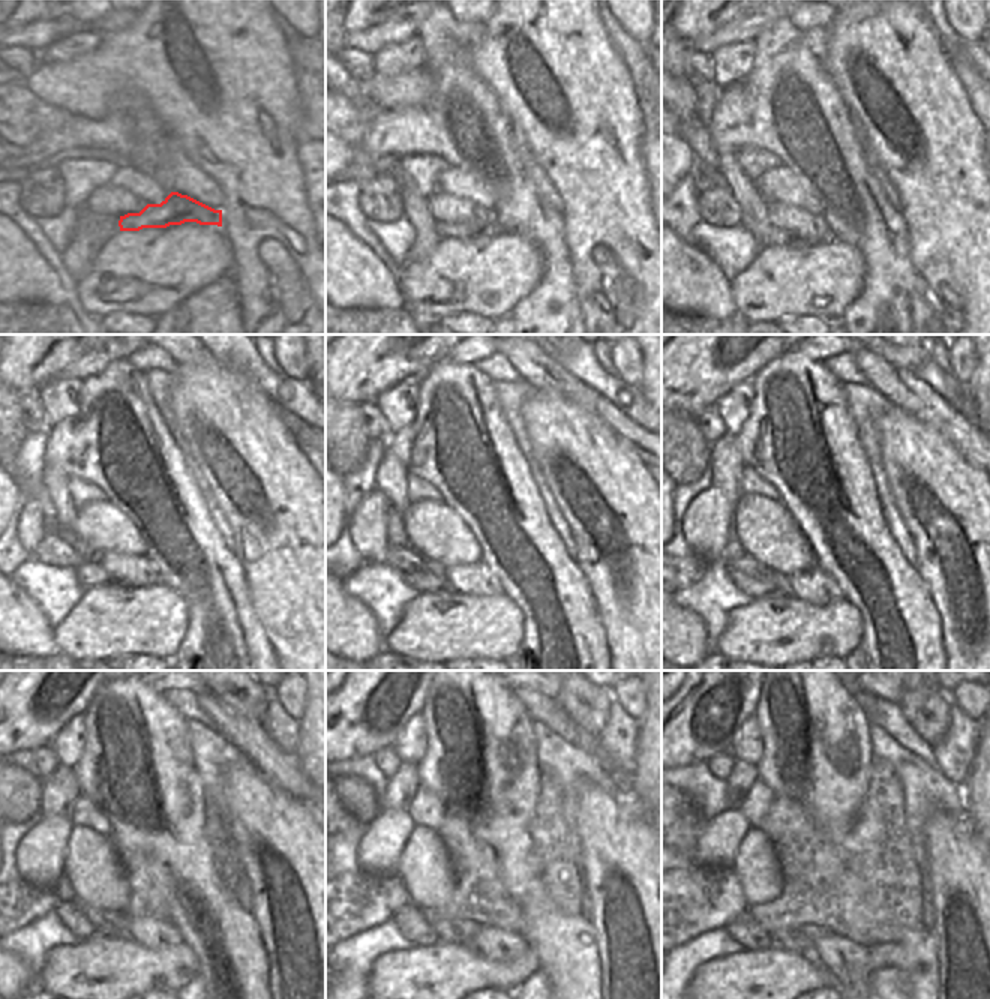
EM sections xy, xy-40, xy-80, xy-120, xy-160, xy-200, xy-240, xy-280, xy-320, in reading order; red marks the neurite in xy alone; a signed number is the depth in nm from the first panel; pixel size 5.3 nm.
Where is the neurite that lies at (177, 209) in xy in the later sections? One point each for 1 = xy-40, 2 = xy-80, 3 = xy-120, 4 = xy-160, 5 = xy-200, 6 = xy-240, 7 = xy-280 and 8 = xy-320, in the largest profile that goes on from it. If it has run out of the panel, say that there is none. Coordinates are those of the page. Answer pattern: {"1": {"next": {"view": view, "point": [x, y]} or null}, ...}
{"1": {"next": {"view": "xy-40", "point": [444, 230]}}, "2": {"next": {"view": "xy-80", "point": [774, 236]}}, "3": {"next": {"view": "xy-120", "point": [90, 575]}}, "4": {"next": {"view": "xy-160", "point": [423, 582]}}, "5": {"next": {"view": "xy-200", "point": [755, 588]}}, "6": {"next": {"view": "xy-240", "point": [72, 918]}}, "7": {"next": {"view": "xy-280", "point": [408, 918]}}, "8": {"next": {"view": "xy-320", "point": [744, 929]}}}

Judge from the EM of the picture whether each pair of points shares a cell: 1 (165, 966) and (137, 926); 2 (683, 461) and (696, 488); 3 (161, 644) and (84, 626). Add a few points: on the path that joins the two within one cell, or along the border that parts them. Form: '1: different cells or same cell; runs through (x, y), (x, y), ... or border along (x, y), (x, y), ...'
1: different cells; border along (131, 936), (152, 950), (168, 948), (182, 942)
2: different cells; border along (710, 464), (693, 482), (677, 486)
3: same cell; runs through (141, 626), (104, 626)

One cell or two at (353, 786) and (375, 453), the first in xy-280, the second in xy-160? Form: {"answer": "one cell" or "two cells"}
{"answer": "two cells"}

